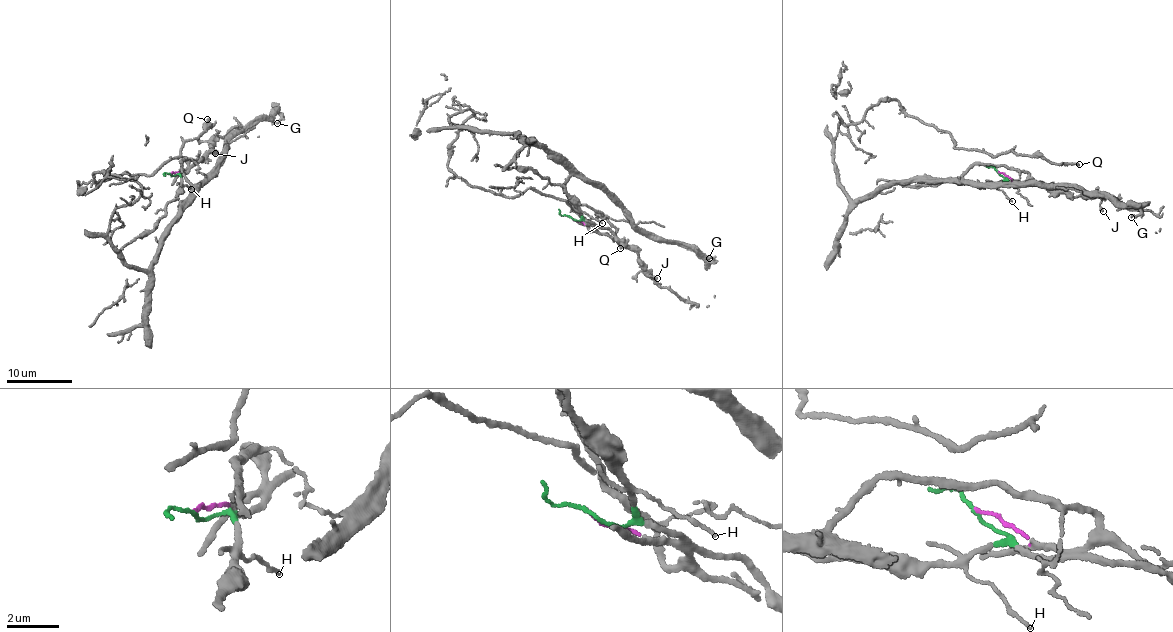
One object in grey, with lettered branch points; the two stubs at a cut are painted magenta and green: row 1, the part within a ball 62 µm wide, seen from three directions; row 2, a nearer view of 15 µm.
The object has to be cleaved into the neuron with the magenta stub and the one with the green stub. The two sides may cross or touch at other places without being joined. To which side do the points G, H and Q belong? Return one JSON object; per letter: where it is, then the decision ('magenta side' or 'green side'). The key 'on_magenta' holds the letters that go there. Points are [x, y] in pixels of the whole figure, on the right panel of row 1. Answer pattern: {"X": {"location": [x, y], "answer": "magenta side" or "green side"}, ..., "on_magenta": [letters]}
{"G": {"location": [1131, 217], "answer": "magenta side"}, "H": {"location": [1012, 201], "answer": "green side"}, "Q": {"location": [1079, 164], "answer": "magenta side"}, "on_magenta": ["G", "Q"]}

